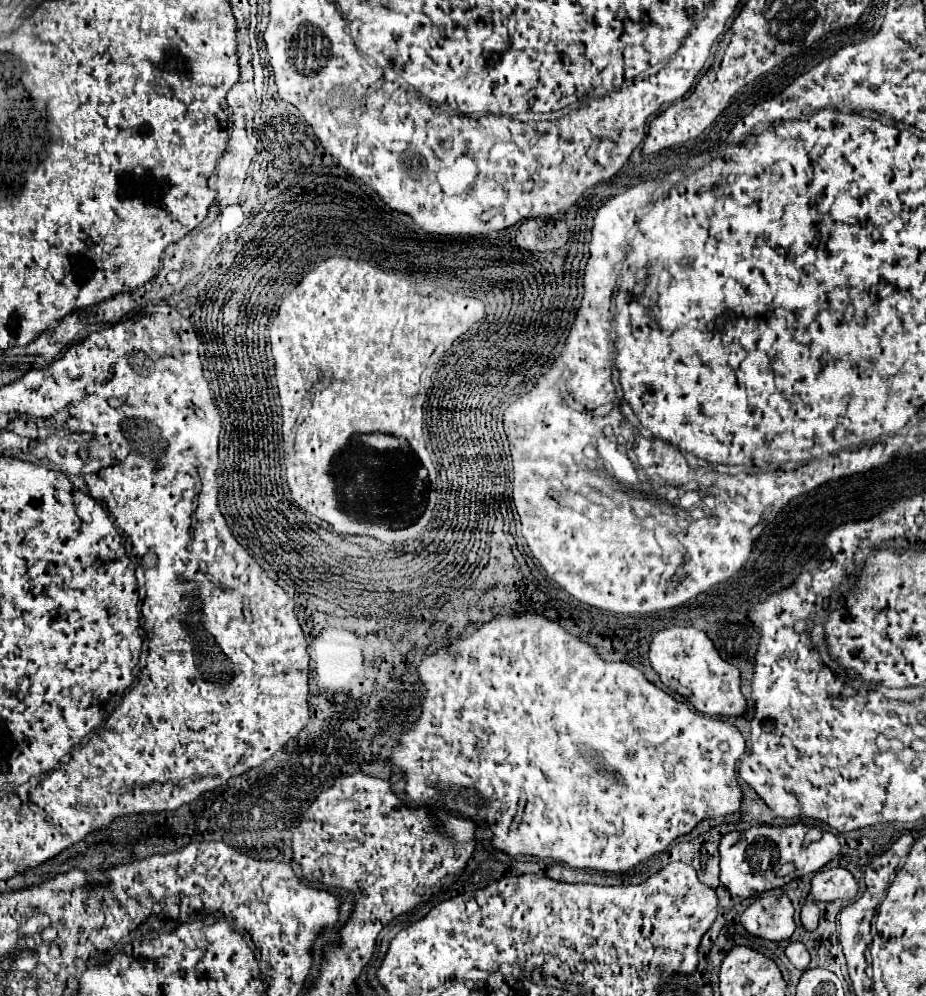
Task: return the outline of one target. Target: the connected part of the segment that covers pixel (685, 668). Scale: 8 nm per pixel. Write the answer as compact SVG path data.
M670 626L660 630L650 642L648 660L662 684L686 698L698 712L726 718L744 714L746 700L740 692L740 672L718 656L712 640L702 630L692 626Z

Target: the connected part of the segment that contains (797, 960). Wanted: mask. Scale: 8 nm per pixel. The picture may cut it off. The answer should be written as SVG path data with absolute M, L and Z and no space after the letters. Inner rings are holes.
M790 942L790 946L786 948L786 956L800 970L804 970L808 966L808 962L810 962L810 954L808 954L808 950L806 950L806 946L802 942Z

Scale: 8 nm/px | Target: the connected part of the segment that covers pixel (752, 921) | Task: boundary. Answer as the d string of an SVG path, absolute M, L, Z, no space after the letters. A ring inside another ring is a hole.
M760 896L740 918L742 926L760 938L782 942L788 940L796 928L794 906L788 896Z

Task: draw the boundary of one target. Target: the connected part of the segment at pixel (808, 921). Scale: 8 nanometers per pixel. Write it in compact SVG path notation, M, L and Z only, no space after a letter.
M814 902L802 906L800 920L802 920L802 924L804 924L806 930L814 930L818 926L818 918L820 918L820 910L818 910L818 906Z

